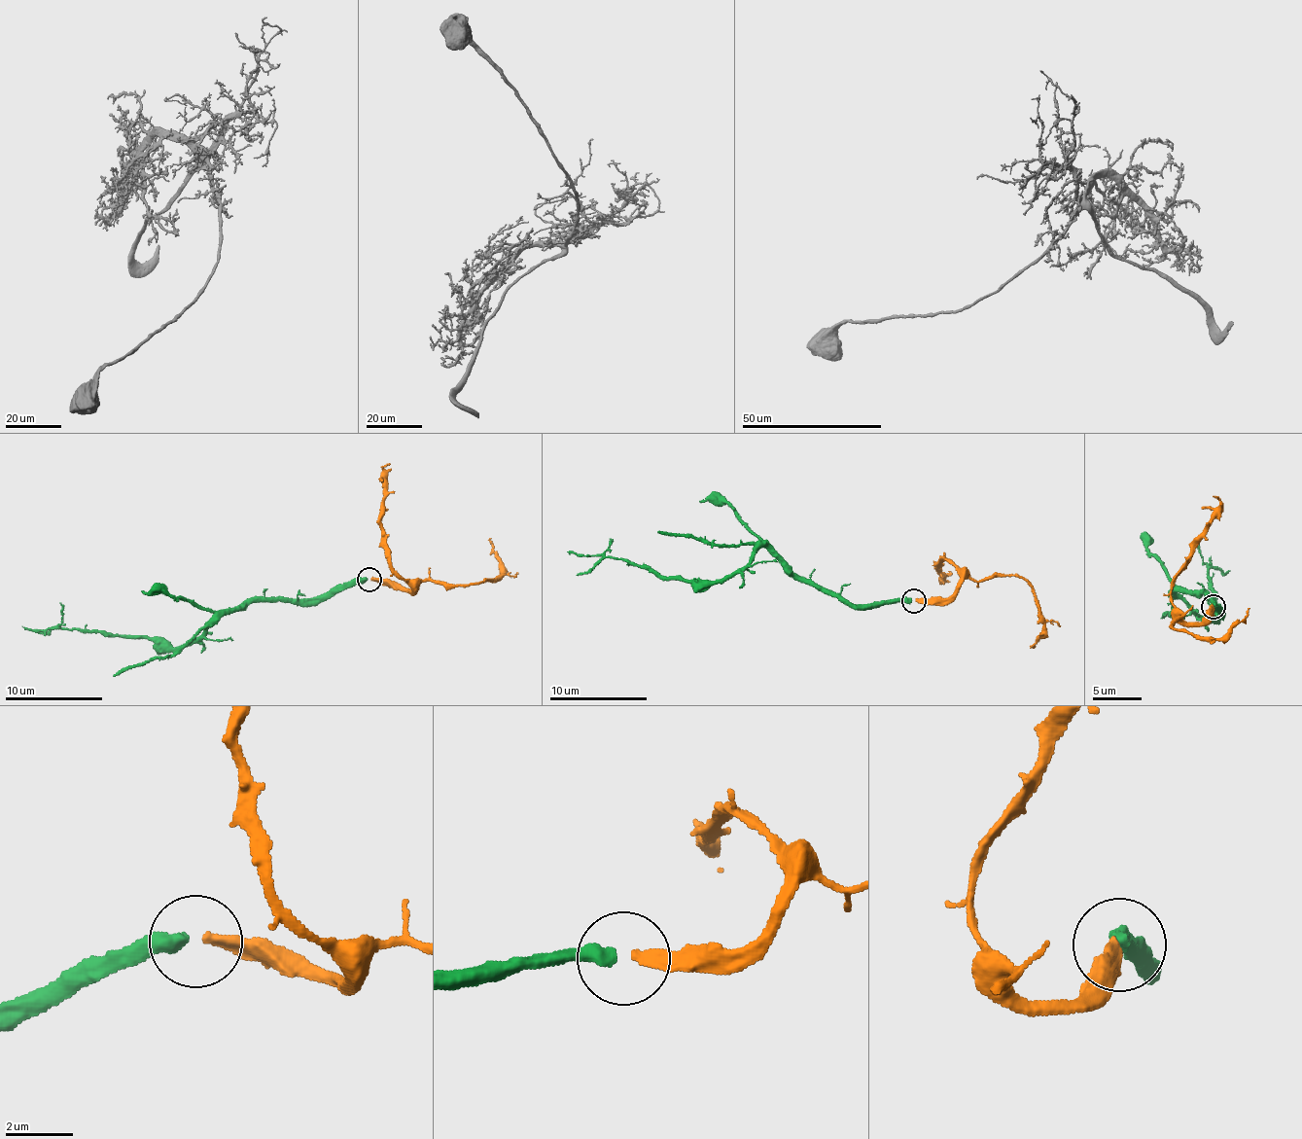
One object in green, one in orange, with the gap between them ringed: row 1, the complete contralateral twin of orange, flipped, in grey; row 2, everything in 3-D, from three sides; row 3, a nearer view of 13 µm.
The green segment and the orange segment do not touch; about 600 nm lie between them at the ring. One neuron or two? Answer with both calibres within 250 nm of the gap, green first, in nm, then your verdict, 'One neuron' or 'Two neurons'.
Thickness 420 nm (green) against 280 nm. Two neurons

